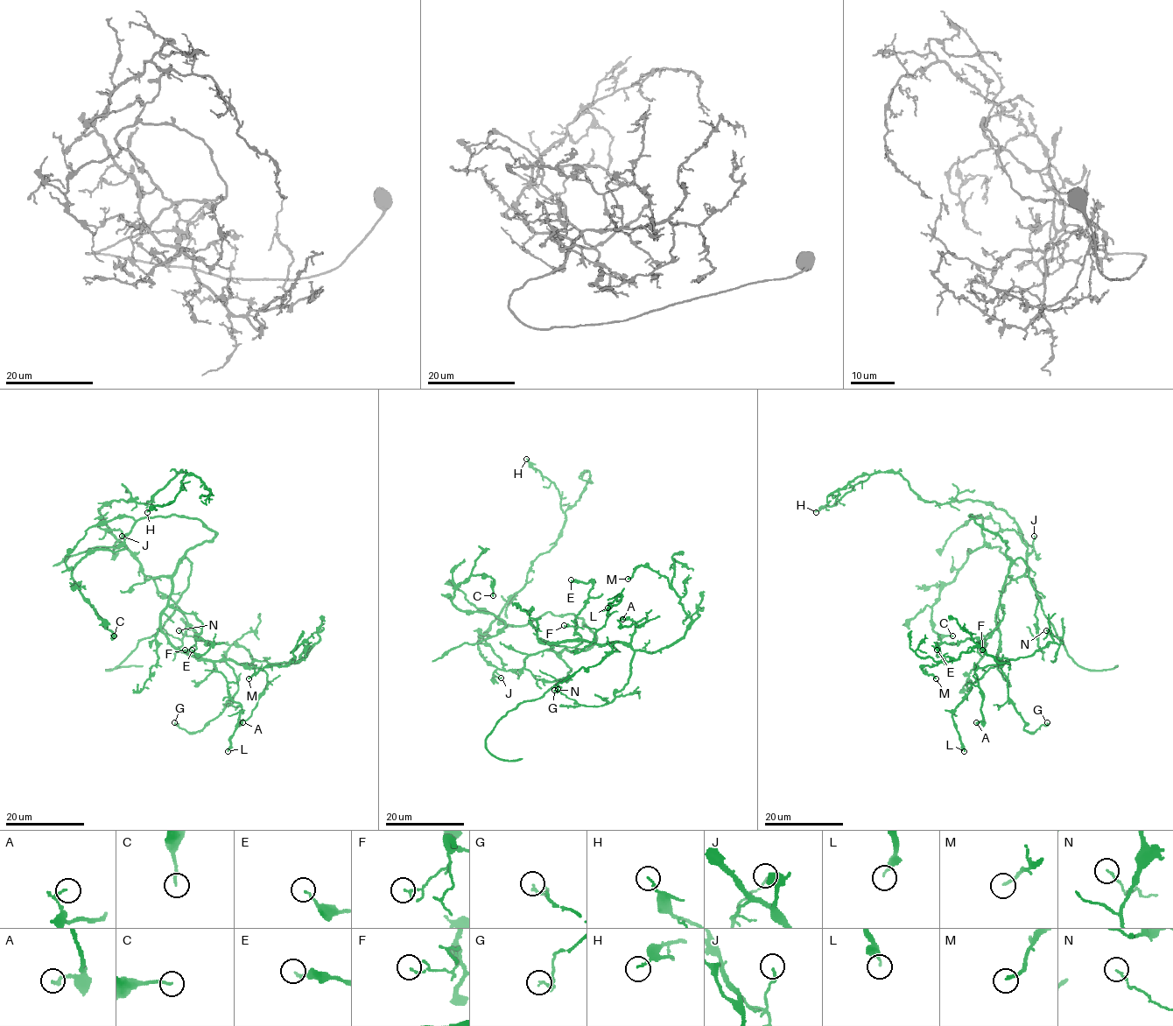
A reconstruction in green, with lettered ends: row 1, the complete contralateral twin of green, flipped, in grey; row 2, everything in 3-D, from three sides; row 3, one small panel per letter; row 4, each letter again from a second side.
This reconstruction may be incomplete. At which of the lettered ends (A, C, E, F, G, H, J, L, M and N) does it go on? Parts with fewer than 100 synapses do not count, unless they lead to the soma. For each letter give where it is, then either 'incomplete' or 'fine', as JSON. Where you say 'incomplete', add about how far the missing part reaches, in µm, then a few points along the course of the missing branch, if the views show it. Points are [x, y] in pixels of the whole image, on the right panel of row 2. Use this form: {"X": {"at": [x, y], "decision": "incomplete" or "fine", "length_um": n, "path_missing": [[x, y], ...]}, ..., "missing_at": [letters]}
{"A": {"at": [976, 722], "decision": "fine"}, "C": {"at": [952, 635], "decision": "fine"}, "E": {"at": [937, 650], "decision": "fine"}, "F": {"at": [982, 650], "decision": "fine"}, "G": {"at": [1047, 722], "decision": "fine"}, "H": {"at": [816, 512], "decision": "fine"}, "J": {"at": [1034, 536], "decision": "fine"}, "L": {"at": [964, 751], "decision": "fine"}, "M": {"at": [936, 678], "decision": "fine"}, "N": {"at": [1046, 630], "decision": "fine"}, "missing_at": []}

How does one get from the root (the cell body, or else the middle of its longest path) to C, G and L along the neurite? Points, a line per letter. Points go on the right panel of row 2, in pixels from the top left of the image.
C: (1007, 575), (1007, 541), (969, 515), (982, 517), (984, 544), (968, 549), (931, 607), (931, 628), (952, 635)
G: (1007, 575), (995, 614), (997, 658), (1024, 729), (1034, 733), (1047, 722)
L: (1007, 575), (995, 614), (999, 663), (971, 685), (952, 713), (964, 751)

